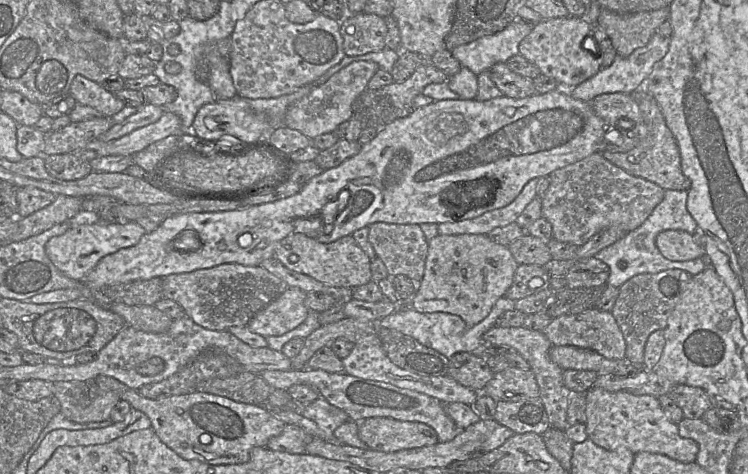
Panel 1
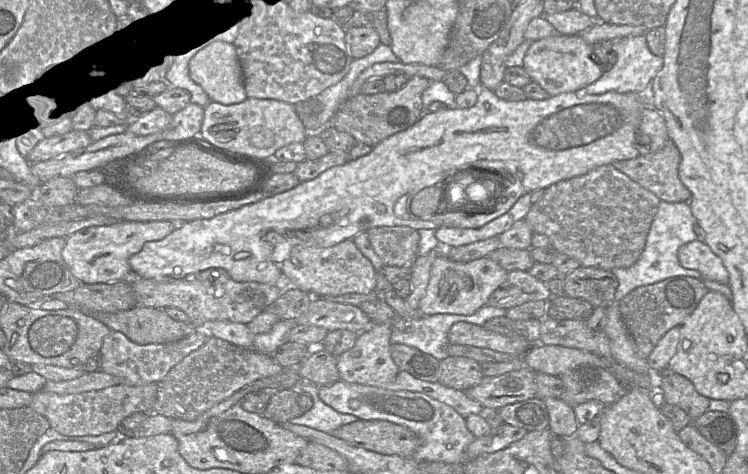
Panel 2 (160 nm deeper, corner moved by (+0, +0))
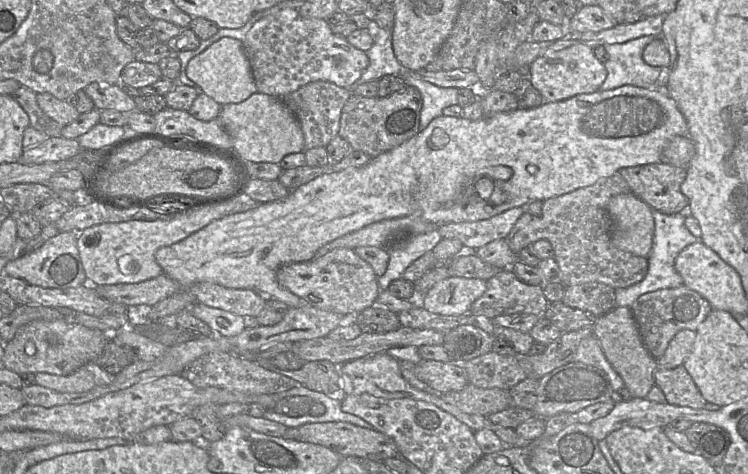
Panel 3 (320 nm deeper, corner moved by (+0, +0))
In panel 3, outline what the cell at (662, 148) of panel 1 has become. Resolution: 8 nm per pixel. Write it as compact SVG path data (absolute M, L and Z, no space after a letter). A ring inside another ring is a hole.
M659 162L621 168L617 173L653 210L667 215L687 212L689 200L680 189L686 169Z

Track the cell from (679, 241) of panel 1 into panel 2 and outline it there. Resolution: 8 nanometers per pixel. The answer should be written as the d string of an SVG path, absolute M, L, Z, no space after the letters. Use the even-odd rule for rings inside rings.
M699 240L682 245L678 250L680 265L701 273L702 279L729 284L729 273L722 260Z

